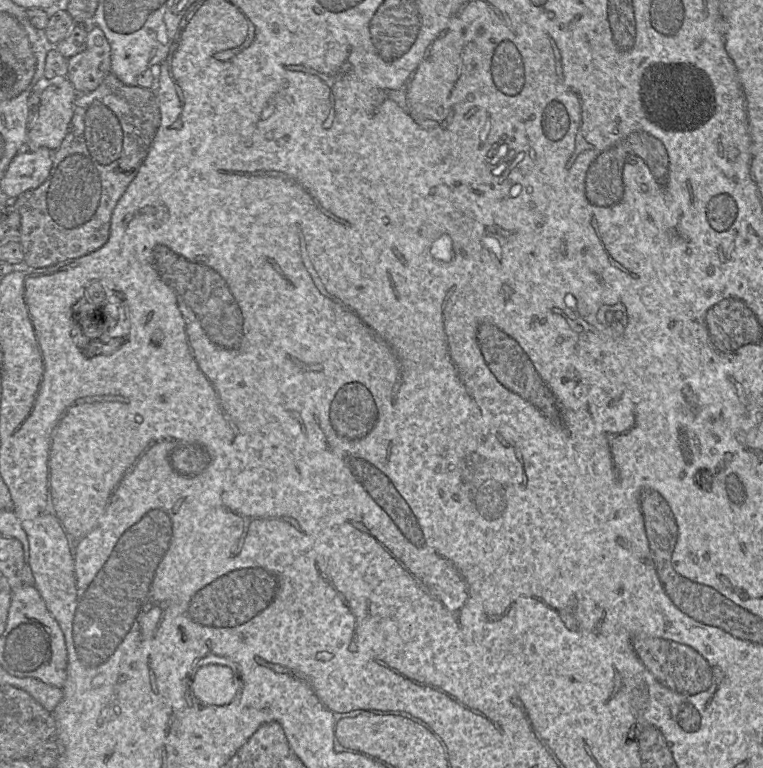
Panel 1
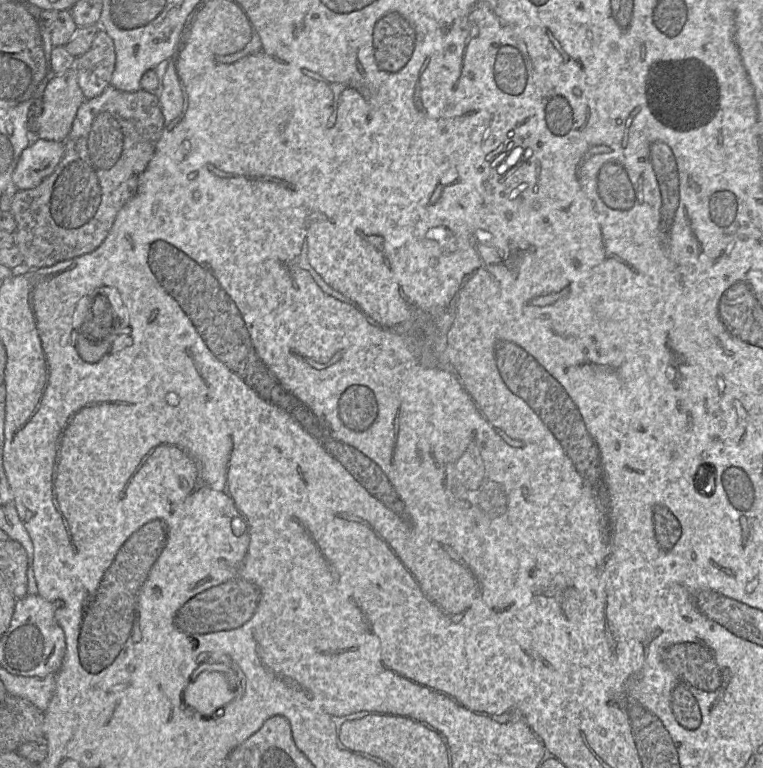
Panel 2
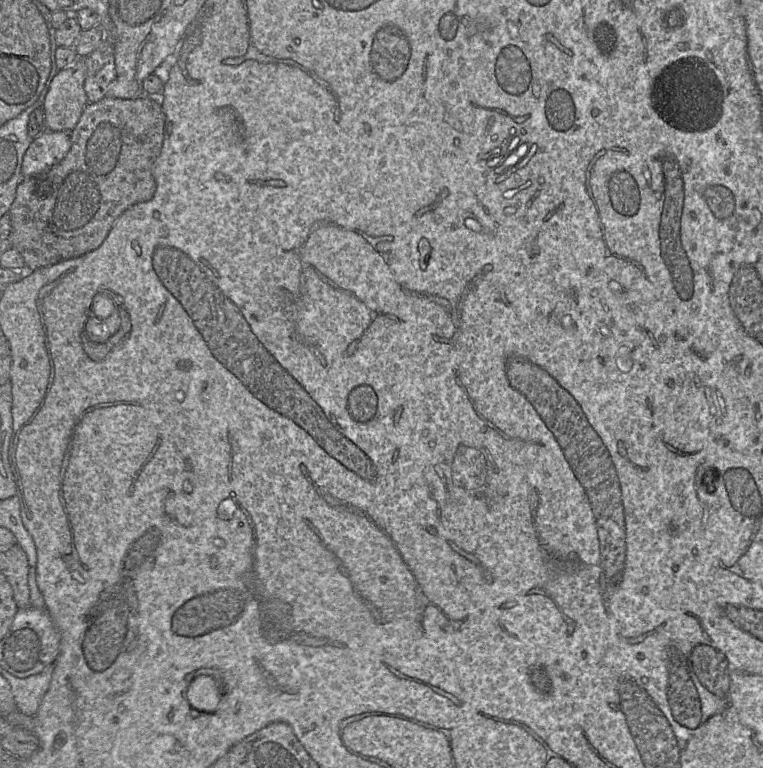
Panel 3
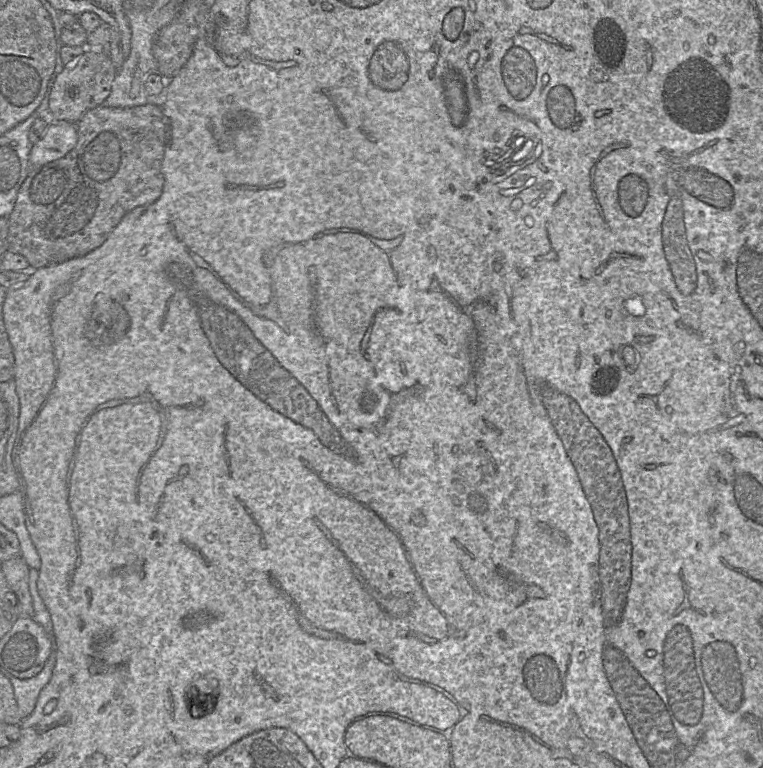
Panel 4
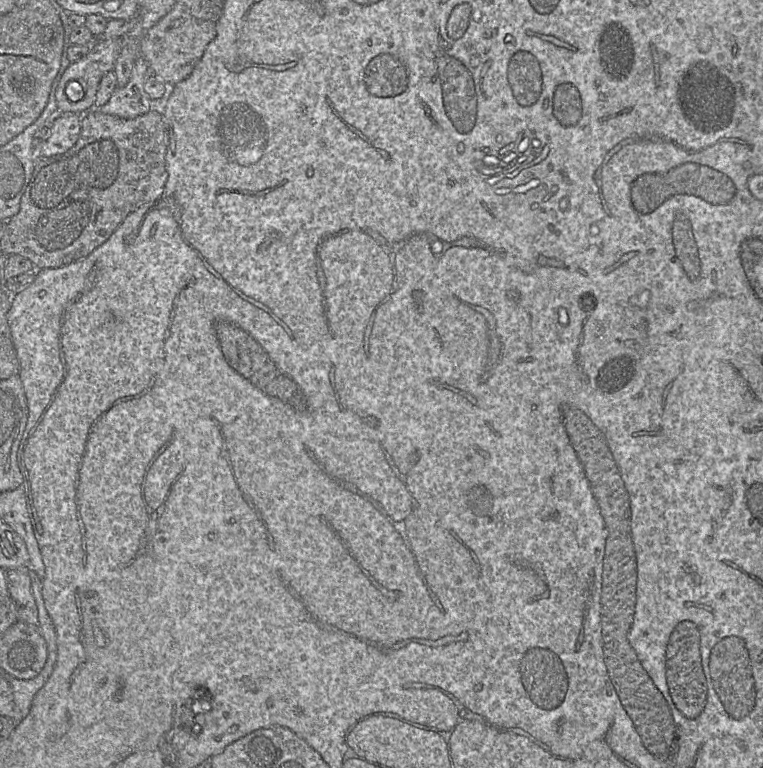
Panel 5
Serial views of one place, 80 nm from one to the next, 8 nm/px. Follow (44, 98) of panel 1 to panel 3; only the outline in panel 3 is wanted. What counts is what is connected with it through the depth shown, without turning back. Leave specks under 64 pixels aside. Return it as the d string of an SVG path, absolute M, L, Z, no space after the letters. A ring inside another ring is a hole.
M79 57L53 78L44 101L46 130L71 132L89 103L84 89L84 57Z

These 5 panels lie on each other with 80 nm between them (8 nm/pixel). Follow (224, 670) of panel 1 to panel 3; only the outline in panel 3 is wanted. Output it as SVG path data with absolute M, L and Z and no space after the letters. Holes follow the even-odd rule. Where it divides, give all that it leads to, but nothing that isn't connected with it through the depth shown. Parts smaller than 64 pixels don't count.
M200 675L190 682L185 697L193 709L203 713L213 713L221 701L221 692L214 678Z

